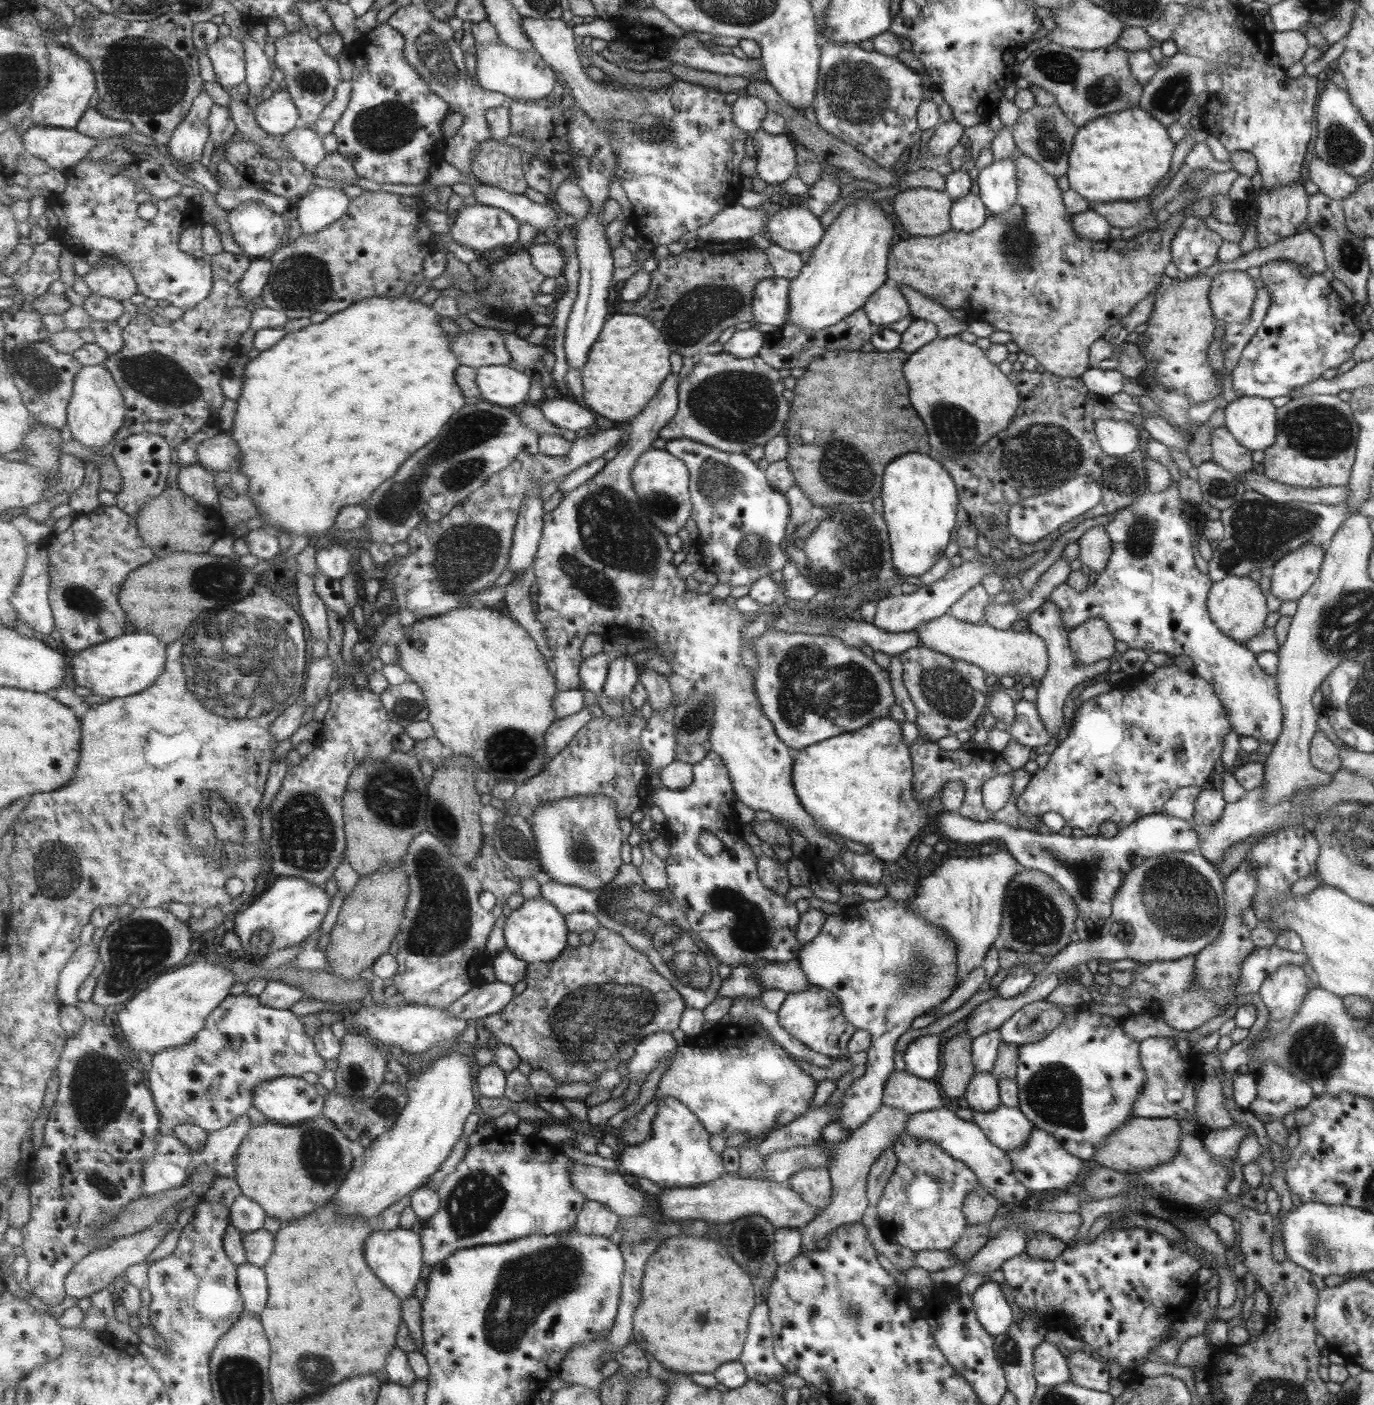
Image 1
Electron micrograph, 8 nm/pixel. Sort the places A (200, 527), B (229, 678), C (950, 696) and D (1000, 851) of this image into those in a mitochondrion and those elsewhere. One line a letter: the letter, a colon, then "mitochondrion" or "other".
A: other
B: mitochondrion
C: mitochondrion
D: other

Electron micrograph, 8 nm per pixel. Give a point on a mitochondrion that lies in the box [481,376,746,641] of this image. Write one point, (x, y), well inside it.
(616, 538)

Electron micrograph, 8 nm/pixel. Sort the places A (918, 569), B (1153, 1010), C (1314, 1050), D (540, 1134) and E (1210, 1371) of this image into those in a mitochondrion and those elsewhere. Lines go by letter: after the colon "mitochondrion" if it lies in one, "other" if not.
A: other
B: other
C: mitochondrion
D: other
E: other

